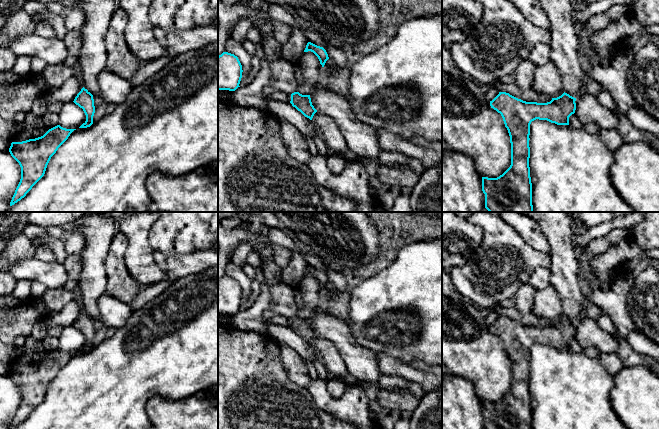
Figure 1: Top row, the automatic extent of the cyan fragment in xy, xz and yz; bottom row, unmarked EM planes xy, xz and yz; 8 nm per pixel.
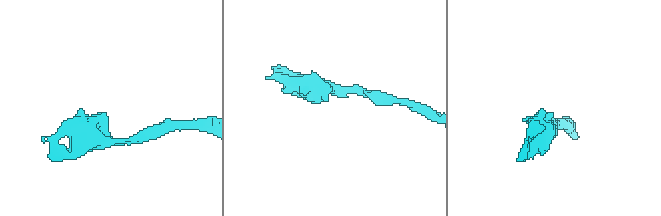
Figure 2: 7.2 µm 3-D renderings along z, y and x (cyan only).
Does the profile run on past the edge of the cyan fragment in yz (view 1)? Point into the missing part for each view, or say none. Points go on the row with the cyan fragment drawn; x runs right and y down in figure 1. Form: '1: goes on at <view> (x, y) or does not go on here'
1: does not go on here

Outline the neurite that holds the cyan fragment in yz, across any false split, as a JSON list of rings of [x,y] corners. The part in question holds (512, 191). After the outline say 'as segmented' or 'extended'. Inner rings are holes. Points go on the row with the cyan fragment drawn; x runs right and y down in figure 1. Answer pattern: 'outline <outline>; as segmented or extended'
outline [[[499,92],[490,101],[490,106],[501,114],[508,130],[511,143],[511,165],[497,178],[482,177],[482,191],[485,194],[485,208],[489,212],[533,212],[532,183],[530,177],[529,135],[532,121],[547,120],[557,125],[569,125],[569,117],[575,113],[576,98],[563,93],[547,103],[526,102],[509,93]]]; as segmented

